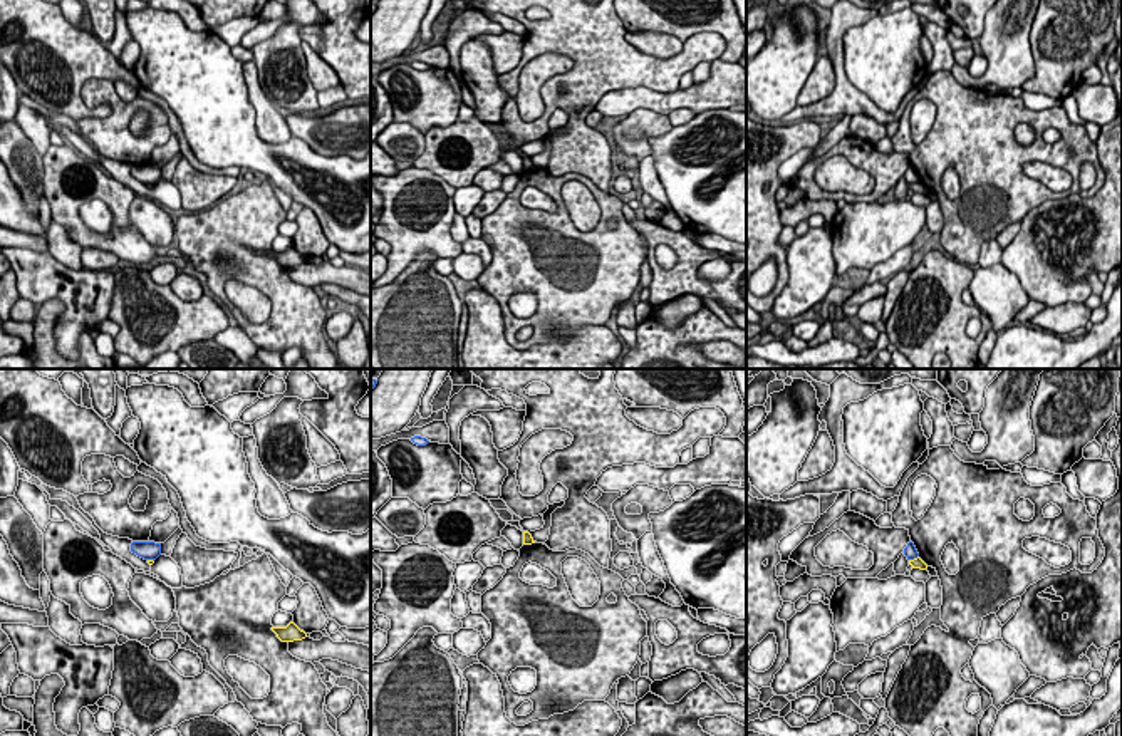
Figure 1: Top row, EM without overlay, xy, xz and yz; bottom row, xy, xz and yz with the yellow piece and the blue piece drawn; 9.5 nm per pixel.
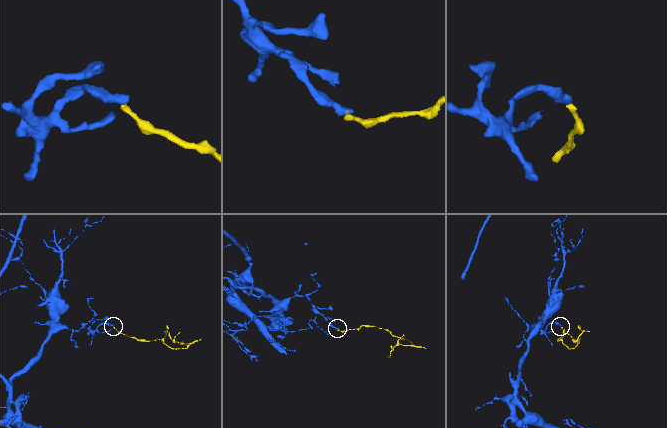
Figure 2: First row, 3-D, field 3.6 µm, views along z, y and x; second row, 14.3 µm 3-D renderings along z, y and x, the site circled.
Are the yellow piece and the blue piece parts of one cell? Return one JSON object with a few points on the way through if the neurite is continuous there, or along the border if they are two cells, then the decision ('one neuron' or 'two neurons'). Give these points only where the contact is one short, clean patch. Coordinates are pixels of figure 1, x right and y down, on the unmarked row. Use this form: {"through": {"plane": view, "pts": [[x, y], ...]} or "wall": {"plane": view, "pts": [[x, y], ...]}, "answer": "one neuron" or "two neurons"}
{"wall": {"plane": "yz", "pts": [[918, 180], [909, 185]]}, "answer": "two neurons"}

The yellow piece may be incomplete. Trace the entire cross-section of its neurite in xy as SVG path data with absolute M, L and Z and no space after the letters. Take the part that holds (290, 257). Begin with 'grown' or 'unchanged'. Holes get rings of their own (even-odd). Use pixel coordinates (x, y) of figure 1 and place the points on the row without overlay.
unchanged; M290 246L287 251L272 251L272 255L282 267L293 267L307 262L307 258L300 255L293 246Z

